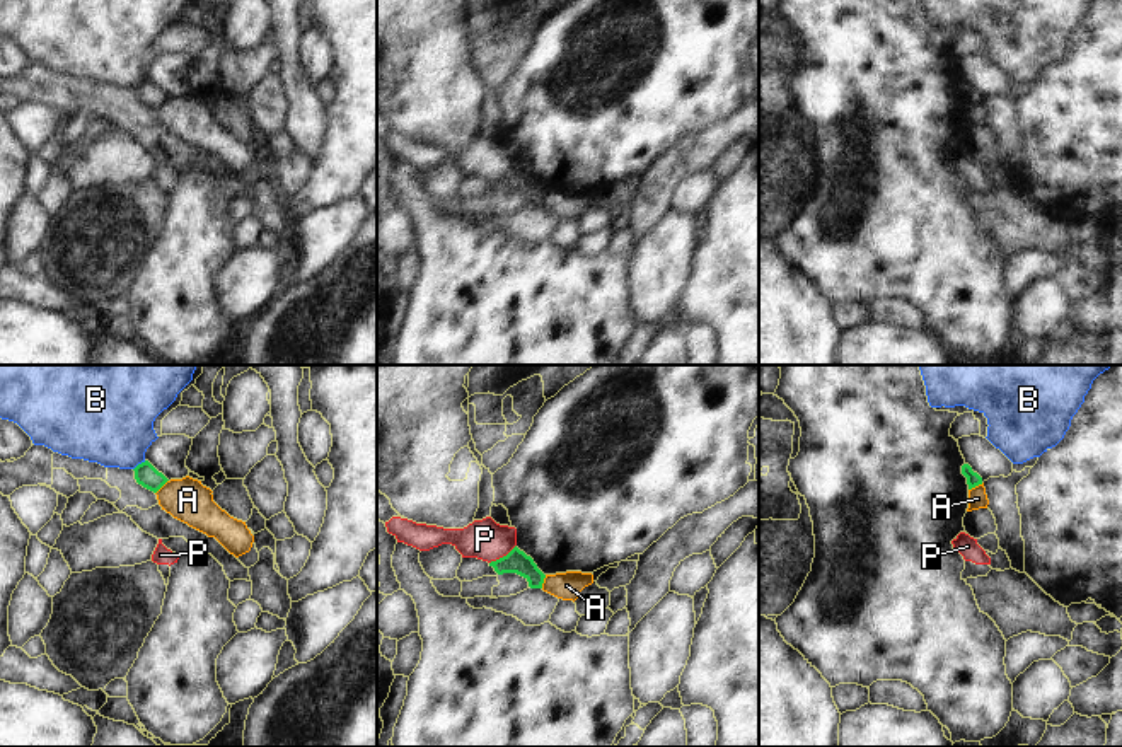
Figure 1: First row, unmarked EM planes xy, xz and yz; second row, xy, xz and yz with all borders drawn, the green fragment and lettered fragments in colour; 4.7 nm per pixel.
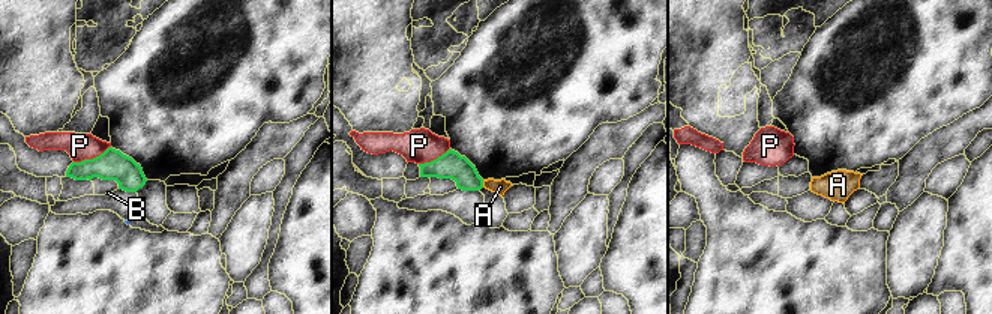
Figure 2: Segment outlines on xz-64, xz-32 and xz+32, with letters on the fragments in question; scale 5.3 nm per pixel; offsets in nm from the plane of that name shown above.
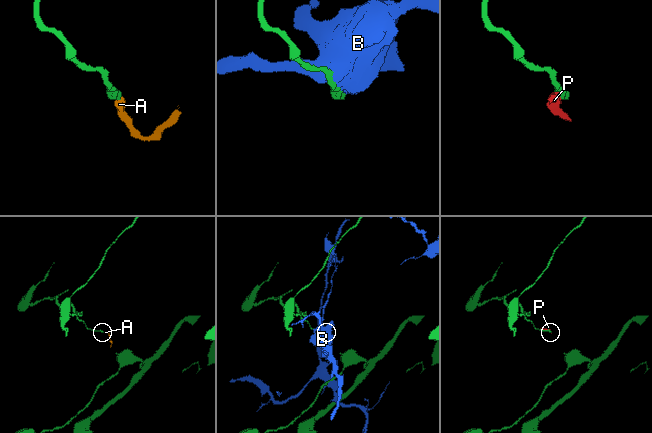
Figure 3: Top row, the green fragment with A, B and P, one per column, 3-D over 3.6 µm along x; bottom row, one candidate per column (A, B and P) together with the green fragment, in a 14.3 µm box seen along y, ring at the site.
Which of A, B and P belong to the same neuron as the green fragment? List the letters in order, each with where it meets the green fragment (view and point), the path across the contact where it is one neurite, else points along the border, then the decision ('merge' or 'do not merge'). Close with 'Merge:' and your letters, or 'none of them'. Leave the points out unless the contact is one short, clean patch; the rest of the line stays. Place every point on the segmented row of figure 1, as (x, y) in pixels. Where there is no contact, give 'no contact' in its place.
A: yz (976, 485) | along yz (983, 483), (969, 490) | do not merge
B: xy (138, 464) | do not merge
P: xz (503, 556) | along xz (515, 544), (490, 563) | do not merge
Merge: none of them

